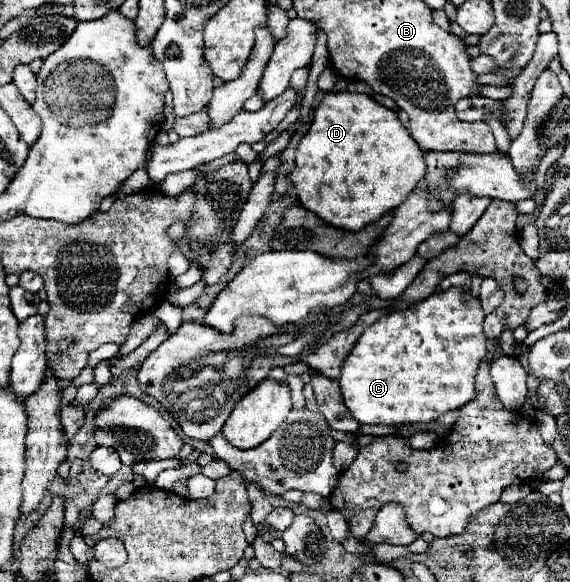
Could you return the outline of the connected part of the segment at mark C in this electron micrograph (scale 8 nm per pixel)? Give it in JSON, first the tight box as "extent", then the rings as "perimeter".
{"extent":[339,286,487,424],"perimeter":[[[453,286],[445,292],[435,292],[427,300],[413,304],[407,310],[397,310],[381,316],[357,340],[353,352],[343,362],[339,386],[345,406],[359,424],[411,424],[433,422],[449,410],[457,410],[475,398],[475,372],[487,356],[487,338],[483,332],[485,312],[481,300],[471,292]]]}

